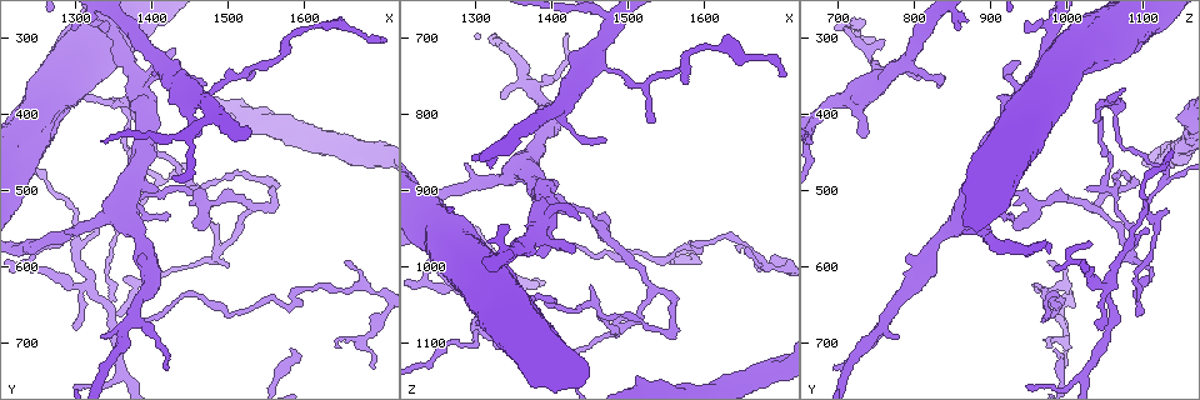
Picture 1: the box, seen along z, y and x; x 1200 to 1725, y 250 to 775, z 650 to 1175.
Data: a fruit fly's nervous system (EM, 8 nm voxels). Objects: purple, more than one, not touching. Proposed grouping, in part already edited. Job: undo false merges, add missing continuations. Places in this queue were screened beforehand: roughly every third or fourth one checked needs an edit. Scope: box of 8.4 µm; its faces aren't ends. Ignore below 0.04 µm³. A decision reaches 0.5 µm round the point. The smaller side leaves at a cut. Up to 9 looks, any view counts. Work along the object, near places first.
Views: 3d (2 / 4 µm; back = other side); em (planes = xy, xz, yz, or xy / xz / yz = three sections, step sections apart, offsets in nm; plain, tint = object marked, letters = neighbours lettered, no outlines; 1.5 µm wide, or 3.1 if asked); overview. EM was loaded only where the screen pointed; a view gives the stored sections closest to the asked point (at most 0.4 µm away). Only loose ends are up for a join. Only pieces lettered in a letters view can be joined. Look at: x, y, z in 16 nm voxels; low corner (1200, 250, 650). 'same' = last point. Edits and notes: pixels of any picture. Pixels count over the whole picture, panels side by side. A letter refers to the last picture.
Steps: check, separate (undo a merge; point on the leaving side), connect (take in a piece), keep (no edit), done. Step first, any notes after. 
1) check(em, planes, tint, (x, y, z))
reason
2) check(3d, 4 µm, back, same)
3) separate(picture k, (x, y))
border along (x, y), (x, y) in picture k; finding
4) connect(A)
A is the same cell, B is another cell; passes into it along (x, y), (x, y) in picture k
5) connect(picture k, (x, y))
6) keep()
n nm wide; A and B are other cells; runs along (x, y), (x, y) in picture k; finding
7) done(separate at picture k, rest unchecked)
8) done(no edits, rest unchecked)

check(3d, 4 µm, (1435, 330, 935))
tapers out

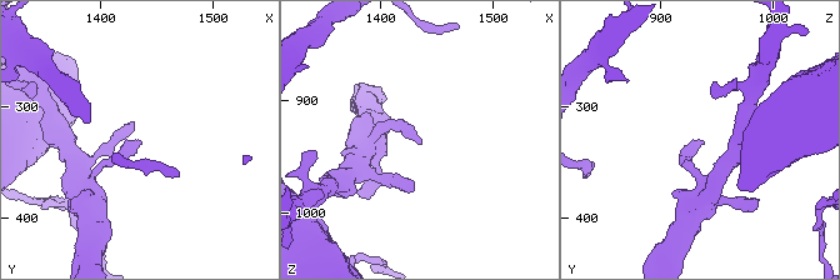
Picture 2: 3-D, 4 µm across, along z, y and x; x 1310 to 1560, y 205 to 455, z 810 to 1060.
check(em, planes, plain, (1436, 332, 936))

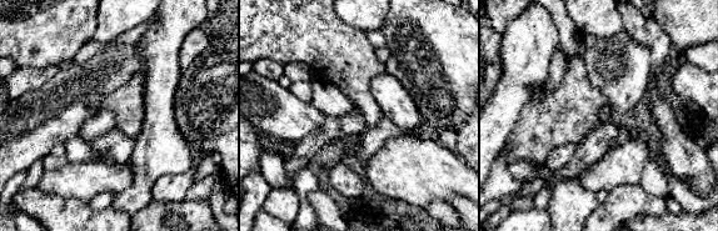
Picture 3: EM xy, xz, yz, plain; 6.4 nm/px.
check(em, planes, letters, same)
see the neighbours

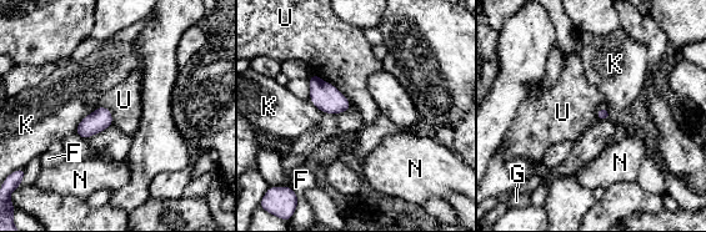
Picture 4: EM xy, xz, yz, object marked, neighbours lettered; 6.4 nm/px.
keep()
F, G, K, N and U are other cells; border along (314, 72), (333, 84), (351, 104) in picture 4; no lettered piece goes on from it

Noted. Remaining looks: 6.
check(3d, 2 µm, (1370, 385, 1060))
abrupt turn

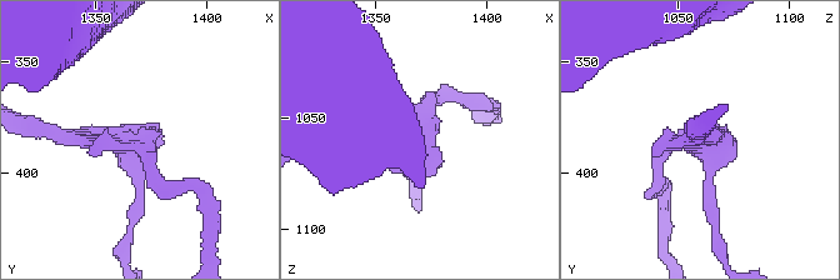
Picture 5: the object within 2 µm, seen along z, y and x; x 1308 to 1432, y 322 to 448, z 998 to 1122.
check(em, xy, step 4, letters, (1366, 386, 1062))

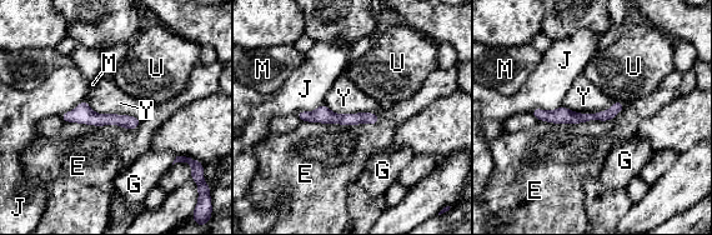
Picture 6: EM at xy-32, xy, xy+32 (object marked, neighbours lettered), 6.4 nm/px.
keep()
E touches over 500 nm; E, G, J, M, U and Y are other cells; border along (85, 99), (98, 113), (140, 120) in picture 6; one neuron here

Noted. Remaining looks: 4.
check(em, planes, tint, (1480, 490, 1065))
touches itself

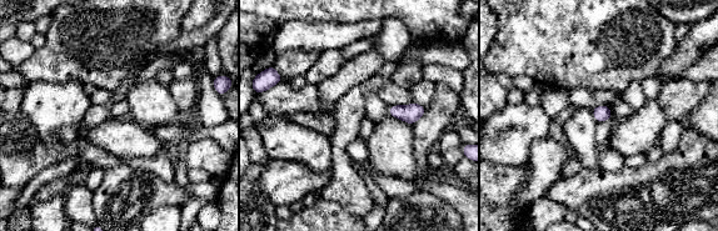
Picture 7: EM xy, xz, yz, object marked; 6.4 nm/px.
check(em, planes, letters, same)

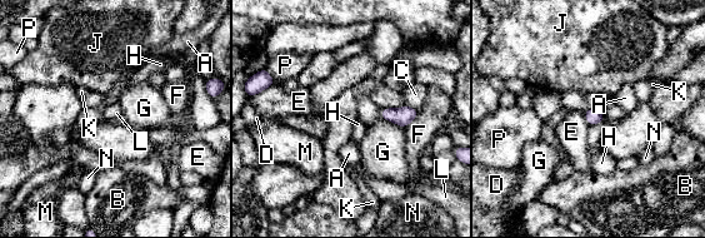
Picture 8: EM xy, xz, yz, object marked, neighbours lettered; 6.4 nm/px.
keep()
100 nm wide; A, B, C, D, E, F, G, H, J, K, L, M, N and P are other cells; border along (404, 104), (396, 108), (381, 109) in picture 8; all the same neuron

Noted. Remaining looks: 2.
done(no edits, rest unchecked)

